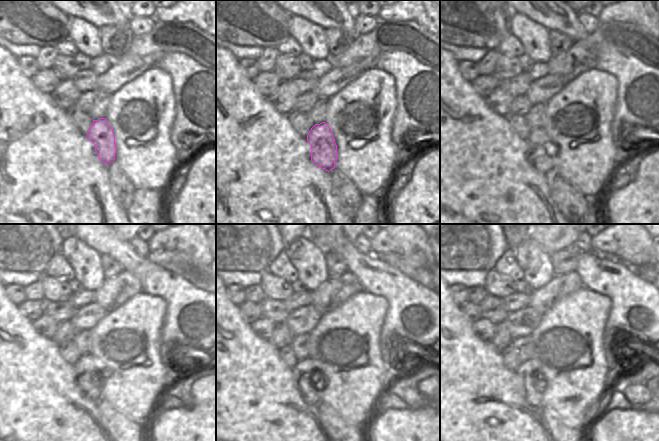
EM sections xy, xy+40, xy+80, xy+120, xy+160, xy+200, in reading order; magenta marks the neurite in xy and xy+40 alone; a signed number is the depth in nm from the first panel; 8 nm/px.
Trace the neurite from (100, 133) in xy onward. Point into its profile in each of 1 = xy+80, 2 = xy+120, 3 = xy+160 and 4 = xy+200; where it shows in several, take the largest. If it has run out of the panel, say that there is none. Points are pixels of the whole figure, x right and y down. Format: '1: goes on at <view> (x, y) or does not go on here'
1: goes on at xy+80 (543, 154)
2: goes on at xy+120 (89, 379)
3: goes on at xy+160 (312, 383)
4: goes on at xy+200 (534, 383)

